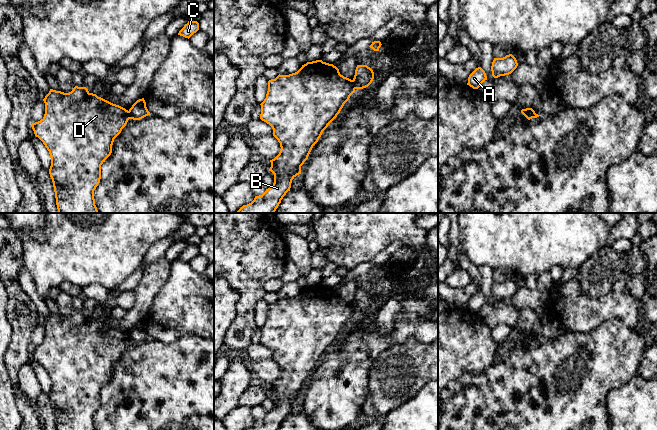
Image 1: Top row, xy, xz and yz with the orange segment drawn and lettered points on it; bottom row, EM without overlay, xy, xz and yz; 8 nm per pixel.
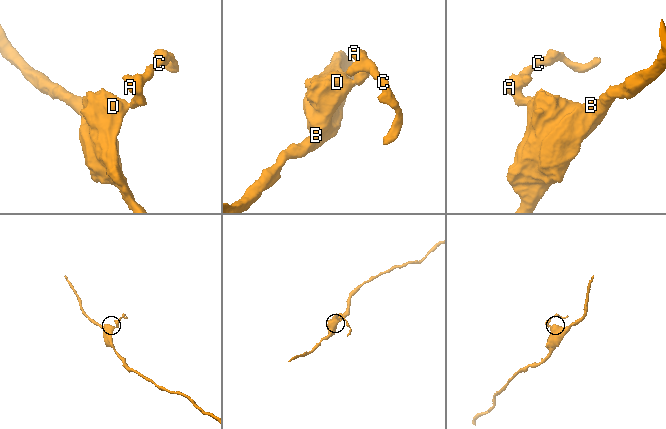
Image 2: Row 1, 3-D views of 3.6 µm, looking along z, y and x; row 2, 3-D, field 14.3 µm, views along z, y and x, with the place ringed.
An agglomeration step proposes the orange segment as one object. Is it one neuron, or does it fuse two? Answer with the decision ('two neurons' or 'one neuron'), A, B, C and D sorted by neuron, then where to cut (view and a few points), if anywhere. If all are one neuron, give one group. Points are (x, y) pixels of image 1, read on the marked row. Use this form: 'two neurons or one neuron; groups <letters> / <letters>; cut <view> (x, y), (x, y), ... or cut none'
two neurons; groups A C / B D; cut xz (352, 80), (356, 88)

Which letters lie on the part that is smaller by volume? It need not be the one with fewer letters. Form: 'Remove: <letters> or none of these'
Remove: A, C

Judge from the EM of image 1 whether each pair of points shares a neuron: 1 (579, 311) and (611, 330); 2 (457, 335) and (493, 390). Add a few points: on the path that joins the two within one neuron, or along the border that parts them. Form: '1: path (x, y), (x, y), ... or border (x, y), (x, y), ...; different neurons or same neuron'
1: border (625, 324), (610, 318), (579, 333); different neurons
2: border (493, 359), (482, 371), (464, 372), (458, 377); different neurons

